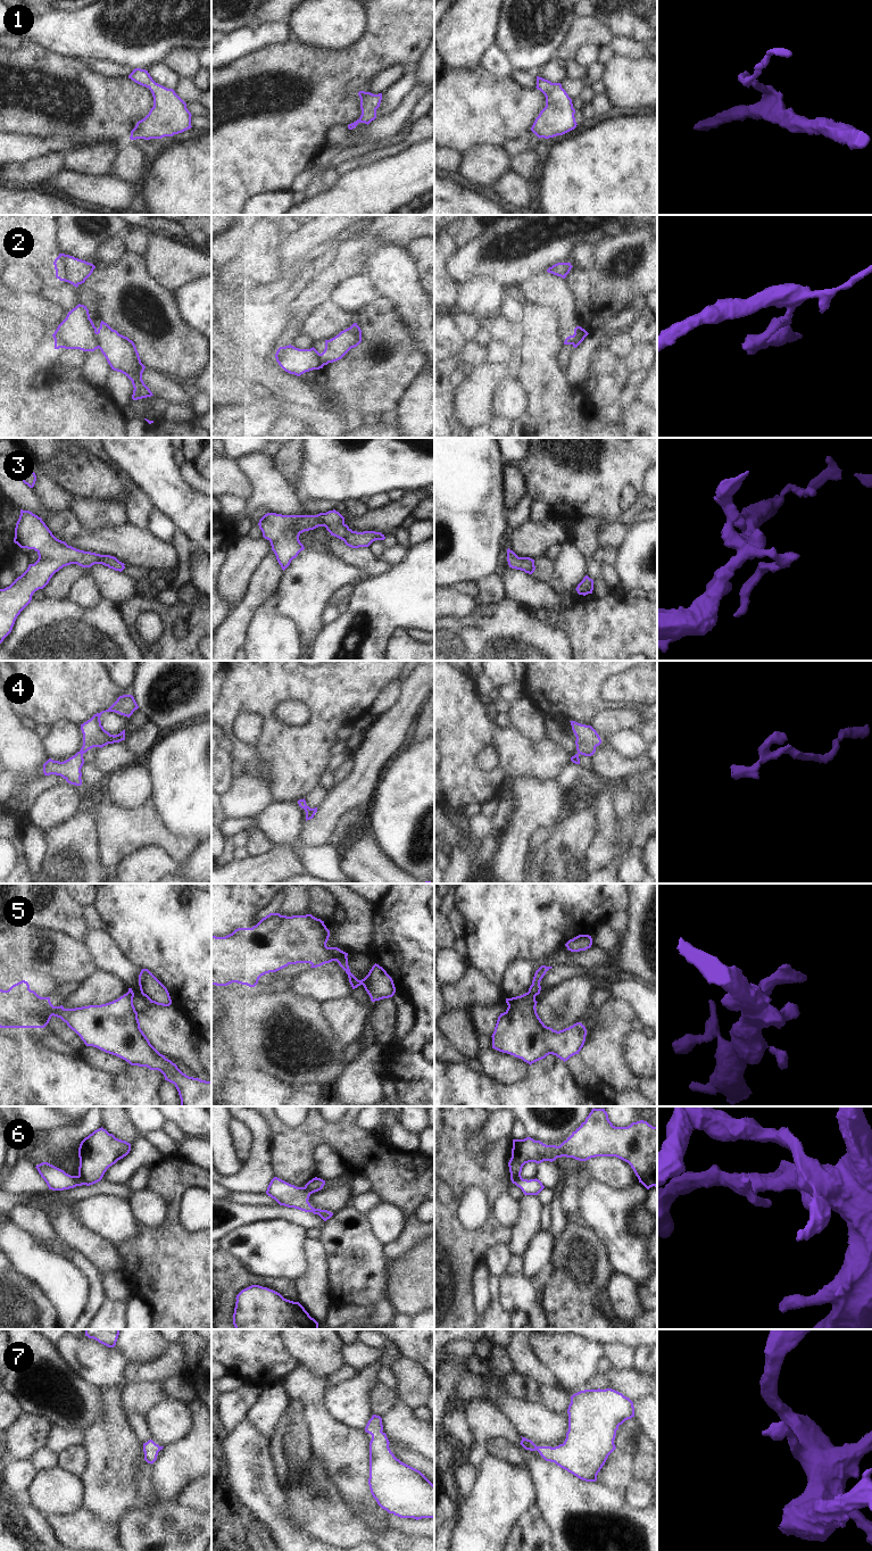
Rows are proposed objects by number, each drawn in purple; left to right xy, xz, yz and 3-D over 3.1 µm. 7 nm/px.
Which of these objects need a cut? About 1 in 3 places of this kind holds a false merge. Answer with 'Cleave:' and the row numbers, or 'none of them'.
Cleave: 2, 6.

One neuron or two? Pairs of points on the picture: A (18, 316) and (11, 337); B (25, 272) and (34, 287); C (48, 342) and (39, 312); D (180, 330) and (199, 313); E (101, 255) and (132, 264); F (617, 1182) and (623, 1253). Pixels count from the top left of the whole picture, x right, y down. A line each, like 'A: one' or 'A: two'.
A: two
B: one
C: two
D: two
E: two
F: two

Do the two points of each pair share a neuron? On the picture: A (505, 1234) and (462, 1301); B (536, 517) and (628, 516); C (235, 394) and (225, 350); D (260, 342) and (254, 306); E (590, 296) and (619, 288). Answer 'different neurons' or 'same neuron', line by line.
A: same neuron
B: different neurons
C: different neurons
D: different neurons
E: same neuron

